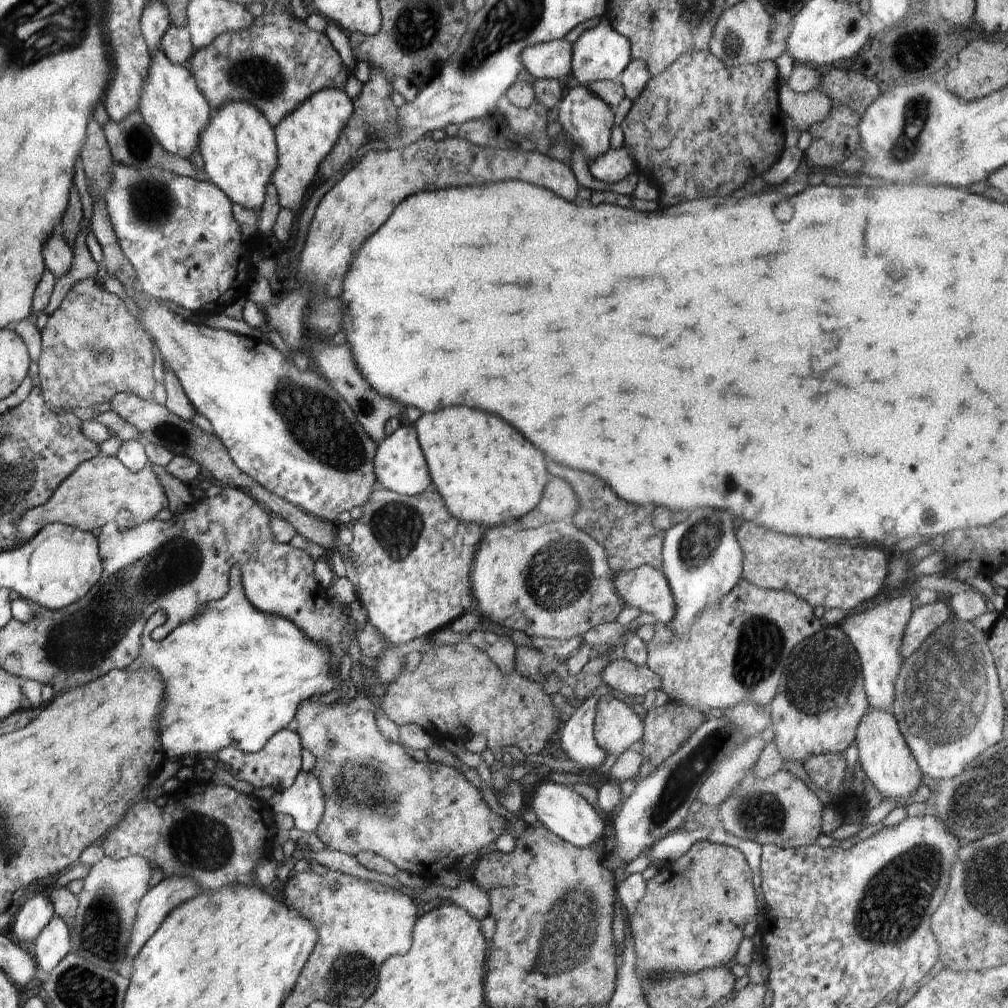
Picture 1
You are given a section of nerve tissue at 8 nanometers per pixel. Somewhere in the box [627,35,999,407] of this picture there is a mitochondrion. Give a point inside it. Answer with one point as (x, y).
(916, 109)

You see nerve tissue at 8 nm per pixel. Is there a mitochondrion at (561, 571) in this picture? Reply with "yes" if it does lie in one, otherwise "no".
yes

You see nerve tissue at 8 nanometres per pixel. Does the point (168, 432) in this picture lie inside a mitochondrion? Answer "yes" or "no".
yes

